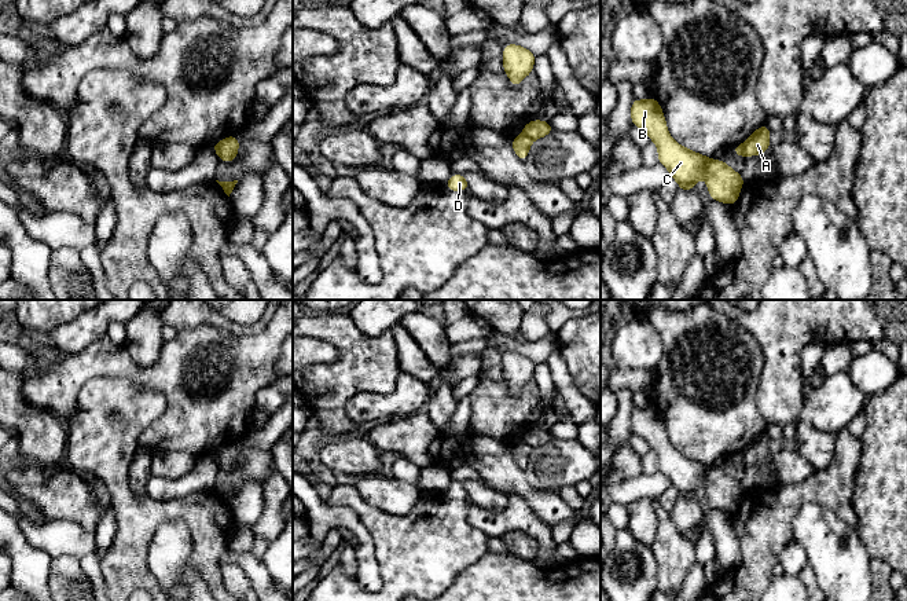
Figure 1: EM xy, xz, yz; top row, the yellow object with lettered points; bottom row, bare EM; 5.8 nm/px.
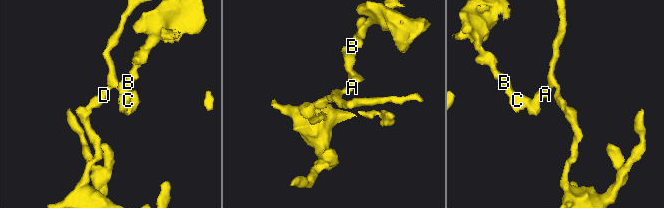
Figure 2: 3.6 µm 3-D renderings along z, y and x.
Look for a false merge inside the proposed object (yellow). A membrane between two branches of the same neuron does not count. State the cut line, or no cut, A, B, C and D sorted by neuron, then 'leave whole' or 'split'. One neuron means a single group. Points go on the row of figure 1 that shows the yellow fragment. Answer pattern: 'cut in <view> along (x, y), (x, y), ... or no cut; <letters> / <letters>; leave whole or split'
cut in yz along (742, 143), (745, 154); A D / B C; split

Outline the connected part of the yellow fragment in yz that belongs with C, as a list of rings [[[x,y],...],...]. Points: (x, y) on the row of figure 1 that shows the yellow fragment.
[[[654,96],[646,100],[634,98],[631,121],[657,144],[658,164],[671,172],[671,177],[679,183],[679,190],[694,190],[695,182],[704,177],[710,198],[731,206],[737,204],[745,183],[742,175],[721,160],[709,160],[676,143],[668,132],[664,111]]]

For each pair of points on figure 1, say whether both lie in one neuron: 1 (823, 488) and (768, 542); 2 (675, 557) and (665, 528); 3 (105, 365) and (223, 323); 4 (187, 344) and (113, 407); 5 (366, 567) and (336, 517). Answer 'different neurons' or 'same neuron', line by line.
1: same neuron
2: same neuron
3: different neurons
4: different neurons
5: same neuron

